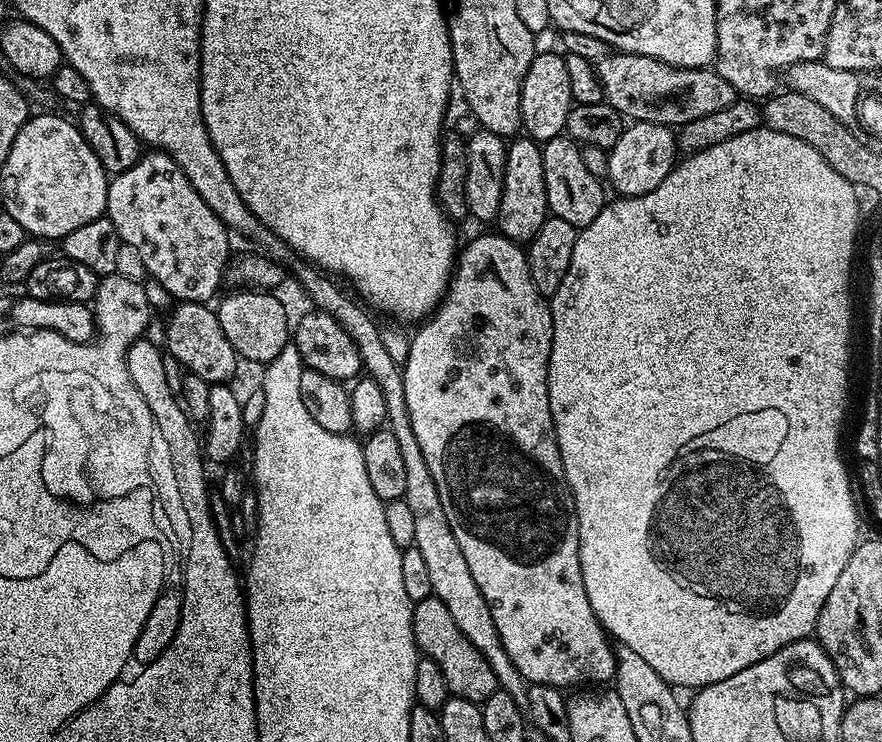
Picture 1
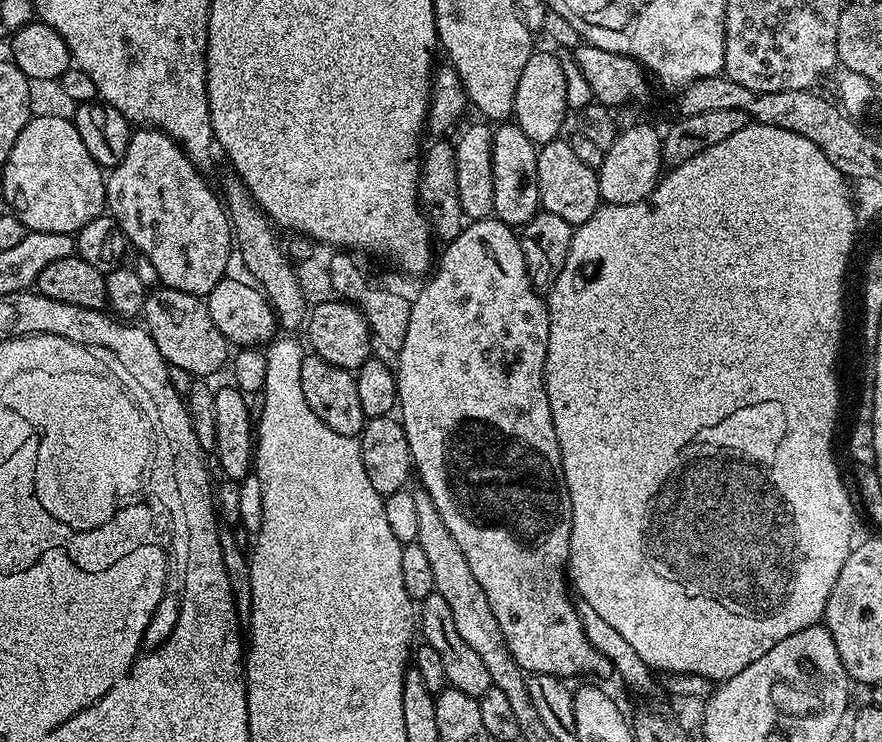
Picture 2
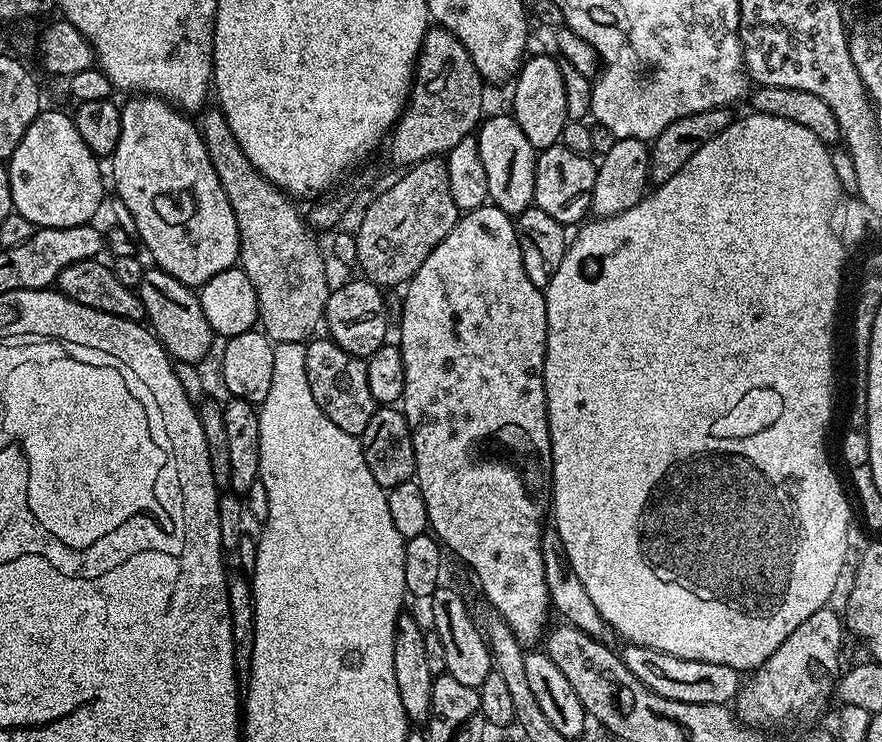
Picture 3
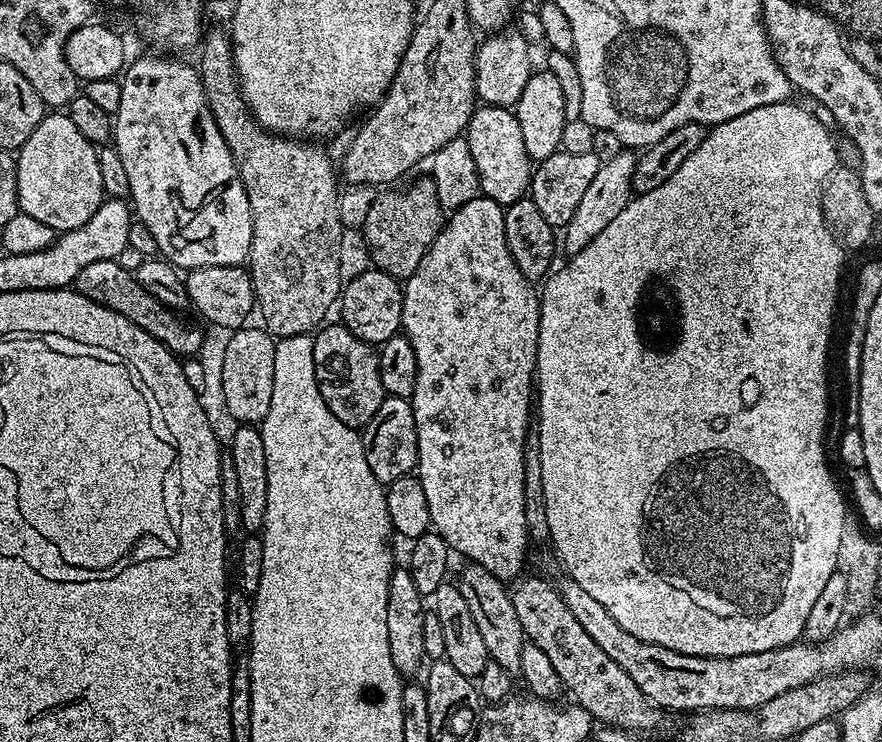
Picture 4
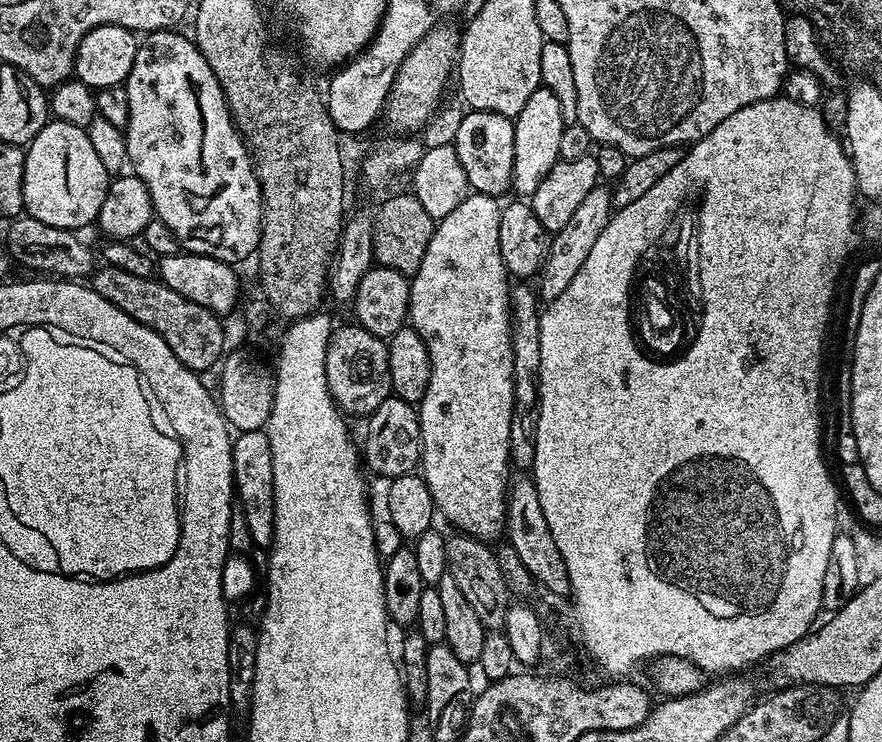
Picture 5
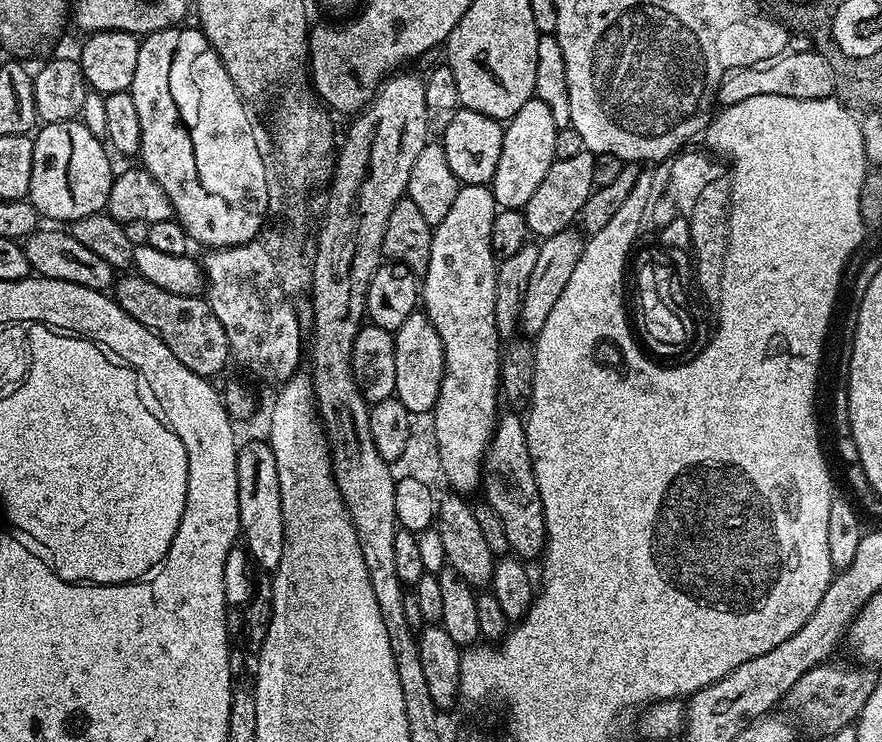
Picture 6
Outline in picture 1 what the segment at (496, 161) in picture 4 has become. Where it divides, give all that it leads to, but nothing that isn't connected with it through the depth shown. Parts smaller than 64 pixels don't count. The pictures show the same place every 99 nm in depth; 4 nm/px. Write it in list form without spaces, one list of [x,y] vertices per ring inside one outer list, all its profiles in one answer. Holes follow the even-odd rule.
[[[531,138],[520,139],[515,139],[508,144],[502,206],[498,210],[495,223],[500,224],[498,232],[505,239],[515,242],[531,242],[550,213],[546,196],[546,178],[542,170],[541,145]]]

